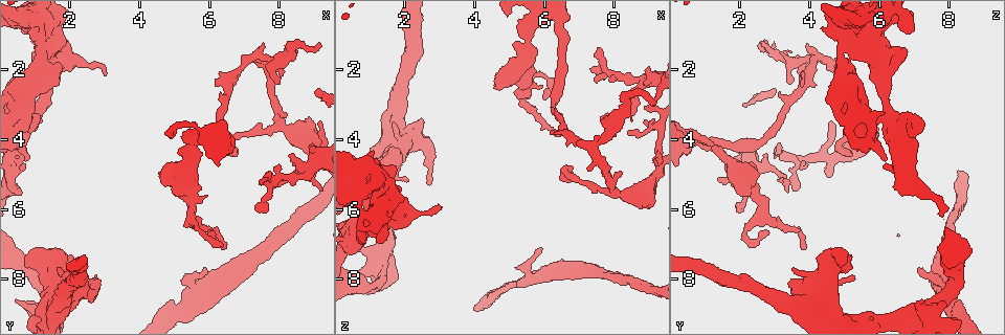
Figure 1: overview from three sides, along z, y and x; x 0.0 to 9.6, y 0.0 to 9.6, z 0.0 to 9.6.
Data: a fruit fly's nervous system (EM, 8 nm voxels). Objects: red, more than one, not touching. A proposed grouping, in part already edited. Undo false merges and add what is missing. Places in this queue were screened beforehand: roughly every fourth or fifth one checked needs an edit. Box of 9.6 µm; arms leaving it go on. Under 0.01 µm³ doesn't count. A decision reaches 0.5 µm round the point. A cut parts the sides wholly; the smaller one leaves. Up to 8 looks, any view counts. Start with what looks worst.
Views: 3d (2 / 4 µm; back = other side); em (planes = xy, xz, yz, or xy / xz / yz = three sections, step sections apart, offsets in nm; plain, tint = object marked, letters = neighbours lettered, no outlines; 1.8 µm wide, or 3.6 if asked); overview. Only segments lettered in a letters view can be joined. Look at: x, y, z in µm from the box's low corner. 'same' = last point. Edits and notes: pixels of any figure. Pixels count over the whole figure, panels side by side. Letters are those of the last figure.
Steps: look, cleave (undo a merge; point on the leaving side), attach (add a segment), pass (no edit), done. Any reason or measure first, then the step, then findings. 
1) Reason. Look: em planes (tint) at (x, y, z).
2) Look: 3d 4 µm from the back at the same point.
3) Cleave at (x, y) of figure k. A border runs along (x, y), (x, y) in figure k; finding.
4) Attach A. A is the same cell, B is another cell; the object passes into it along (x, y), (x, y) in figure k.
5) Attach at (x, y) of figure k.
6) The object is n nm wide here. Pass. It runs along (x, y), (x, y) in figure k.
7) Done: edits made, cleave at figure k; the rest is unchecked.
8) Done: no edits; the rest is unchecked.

Free end. Look: 3d 4 µm from the back at (7.60, 5.10, 1.40).

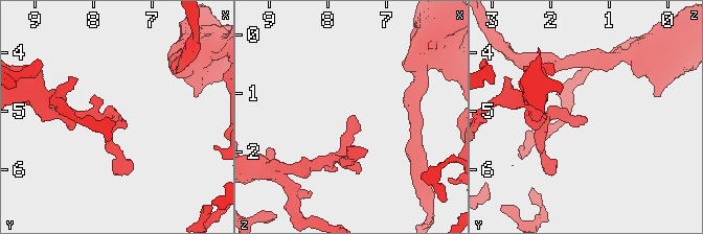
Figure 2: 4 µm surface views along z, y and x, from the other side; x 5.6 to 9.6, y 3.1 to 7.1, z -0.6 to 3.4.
Shape alone is not enough. Look: em planes (letters) at (7.55, 5.10, 1.35).

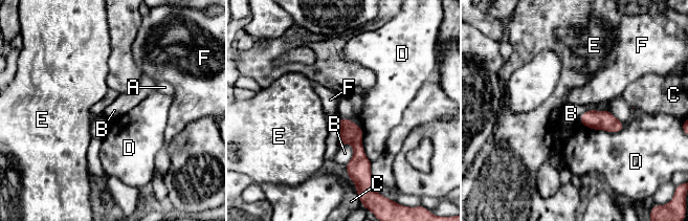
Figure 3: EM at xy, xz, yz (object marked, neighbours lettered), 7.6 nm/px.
The longest contact is with D, 340 nm. Pass. A, B, C, D, E and F are other cells; none of them fits.

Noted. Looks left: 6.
An open end. Look: em planes (letters) at (3.10, 2.10, 6.05).

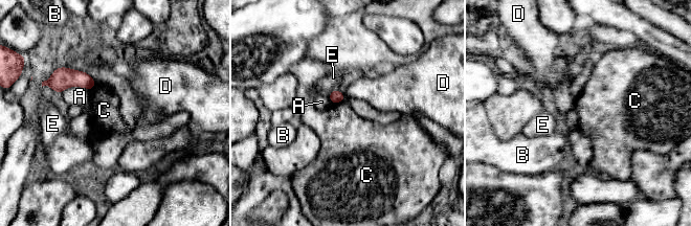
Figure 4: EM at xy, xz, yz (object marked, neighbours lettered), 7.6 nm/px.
Pass. A, B, C, D and E are other cells; a border runs along (343, 100), (331, 104) in figure 4; none of them fits.

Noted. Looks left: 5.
Sudden change in width. Look: 3d 2 µm at (5.75, 8.65, 7.95).

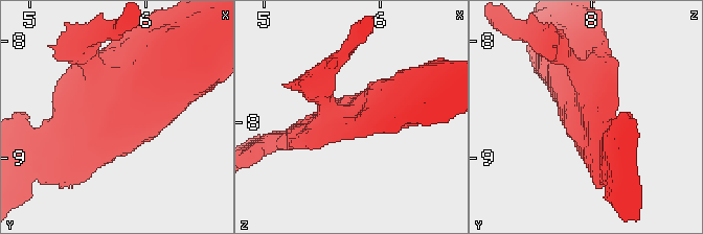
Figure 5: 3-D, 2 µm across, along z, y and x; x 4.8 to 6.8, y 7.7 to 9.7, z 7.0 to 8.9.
Look: em 3.6 µm planes (letters) at (5.74, 8.66, 7.94).

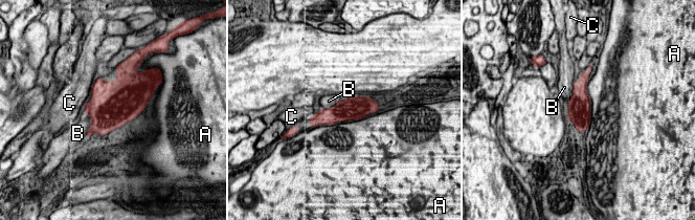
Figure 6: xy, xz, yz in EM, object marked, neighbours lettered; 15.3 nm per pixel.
Pass. A, B and C are other cells; it runs along (374, 104), (345, 109), (316, 119) in figure 6; one cell here.

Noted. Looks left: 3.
Done: no edits; the rest is unchecked.

